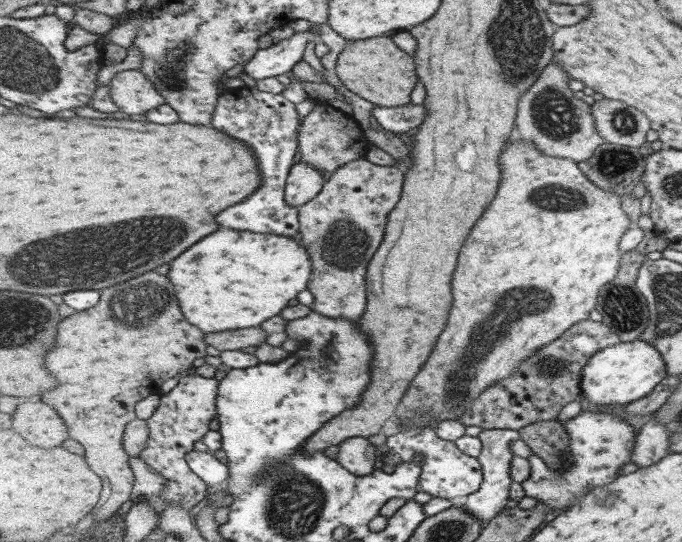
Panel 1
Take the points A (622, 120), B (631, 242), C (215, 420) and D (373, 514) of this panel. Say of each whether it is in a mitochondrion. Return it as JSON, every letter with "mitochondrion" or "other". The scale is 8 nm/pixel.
{"A":"mitochondrion","B":"other","C":"other","D":"other"}

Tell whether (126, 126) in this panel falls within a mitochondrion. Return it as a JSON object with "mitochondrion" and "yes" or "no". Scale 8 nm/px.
{"mitochondrion":"no"}

